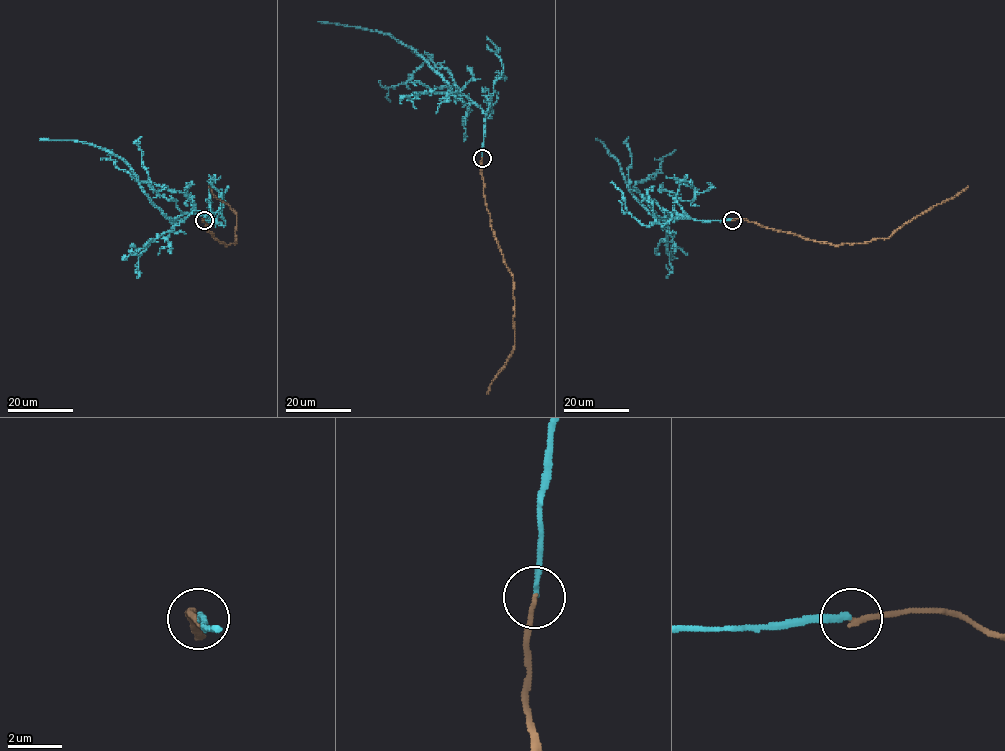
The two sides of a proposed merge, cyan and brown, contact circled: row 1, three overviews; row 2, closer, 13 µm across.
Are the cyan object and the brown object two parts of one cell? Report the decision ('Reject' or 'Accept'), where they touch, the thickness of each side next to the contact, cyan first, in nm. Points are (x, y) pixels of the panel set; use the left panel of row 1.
Reject. Place: (204, 220). Thickness 220 nm (cyan) against 200 nm

